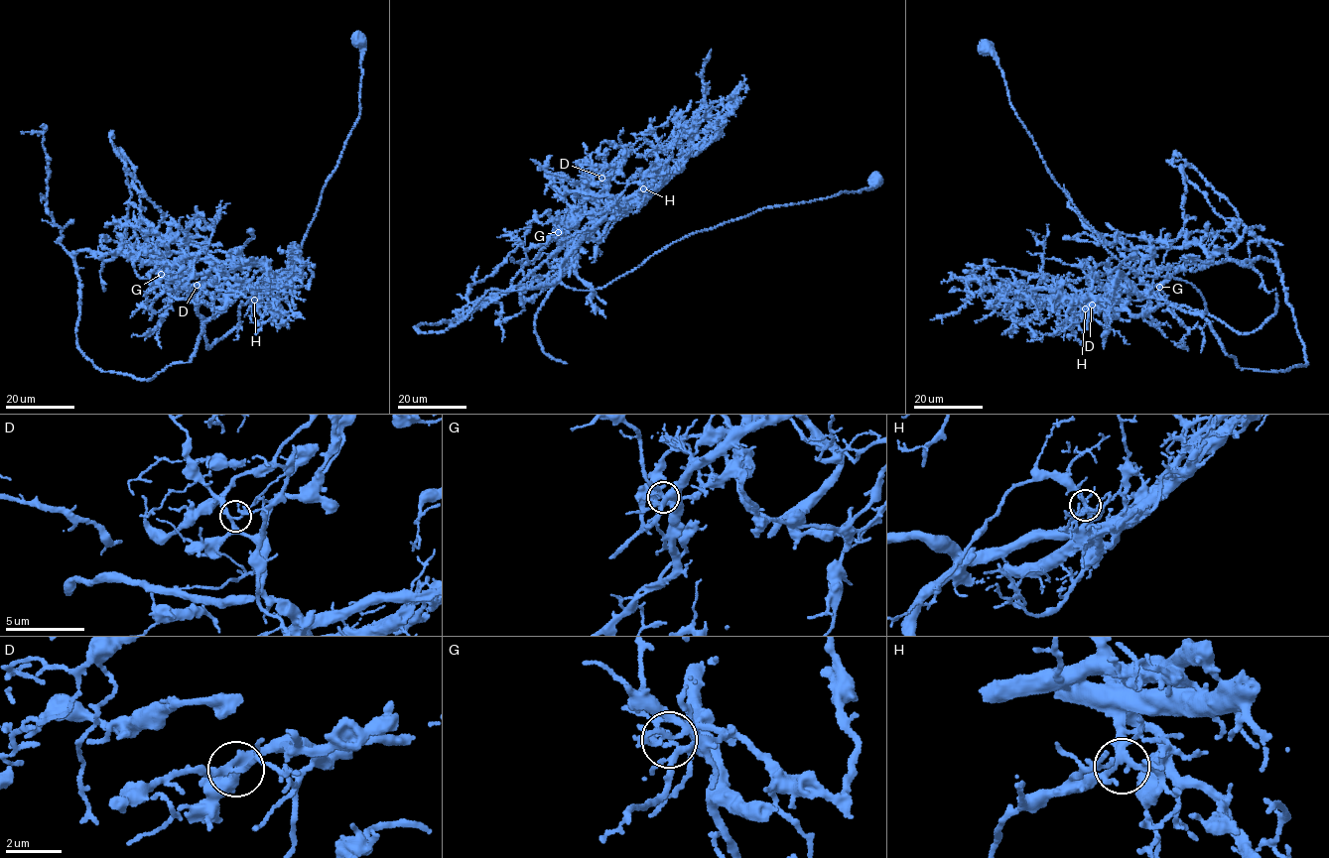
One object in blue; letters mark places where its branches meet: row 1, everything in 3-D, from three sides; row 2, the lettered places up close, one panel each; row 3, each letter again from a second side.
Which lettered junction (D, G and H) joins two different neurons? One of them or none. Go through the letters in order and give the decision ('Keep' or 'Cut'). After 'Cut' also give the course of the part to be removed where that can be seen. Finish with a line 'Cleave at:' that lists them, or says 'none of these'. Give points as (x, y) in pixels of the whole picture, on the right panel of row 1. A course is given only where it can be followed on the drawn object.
D: Keep
G: Cut. Course of the part to remove: (1159, 287), (1124, 306), (1198, 312), (1239, 367), (1306, 366), (1276, 264), (1162, 270), (1185, 224)
H: Keep
Cleave at: G

